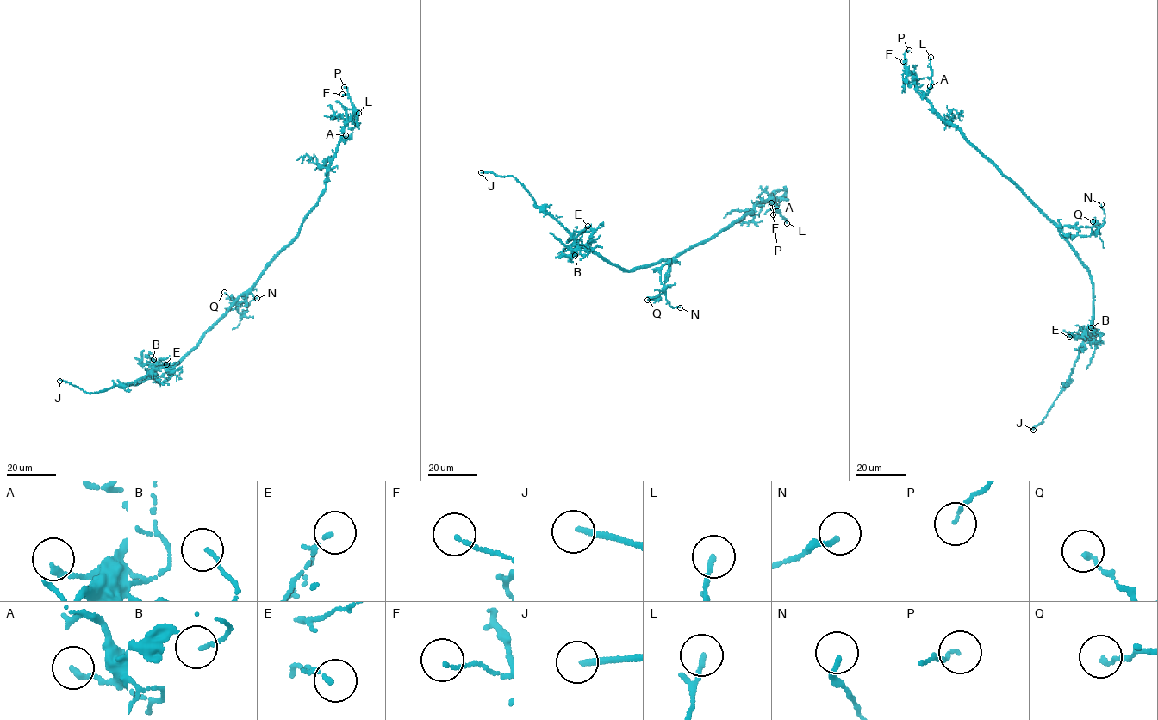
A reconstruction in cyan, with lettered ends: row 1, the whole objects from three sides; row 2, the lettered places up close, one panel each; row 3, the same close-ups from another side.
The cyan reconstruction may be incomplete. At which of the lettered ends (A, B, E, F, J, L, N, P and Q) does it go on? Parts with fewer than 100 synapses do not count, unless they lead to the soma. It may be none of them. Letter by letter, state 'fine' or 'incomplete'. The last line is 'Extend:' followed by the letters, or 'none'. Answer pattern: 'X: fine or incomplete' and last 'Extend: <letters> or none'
A: fine
B: fine
E: fine
F: fine
J: incomplete
L: fine
N: fine
P: fine
Q: fine
Extend: J

